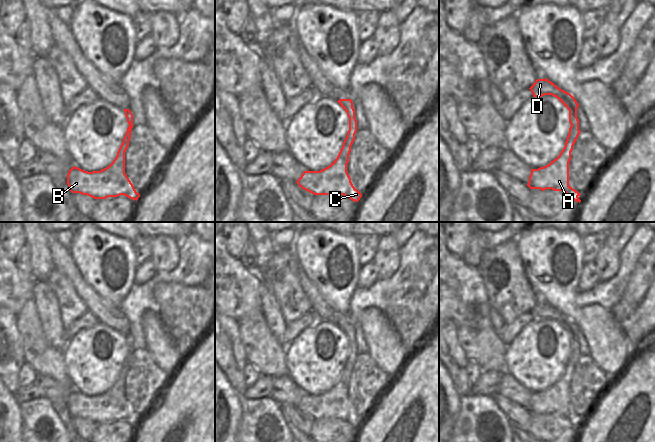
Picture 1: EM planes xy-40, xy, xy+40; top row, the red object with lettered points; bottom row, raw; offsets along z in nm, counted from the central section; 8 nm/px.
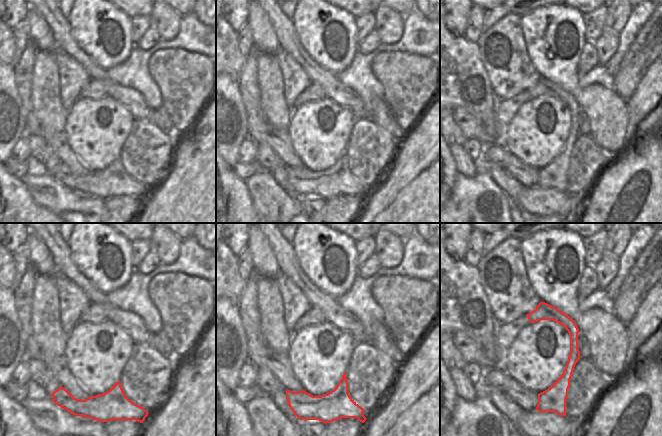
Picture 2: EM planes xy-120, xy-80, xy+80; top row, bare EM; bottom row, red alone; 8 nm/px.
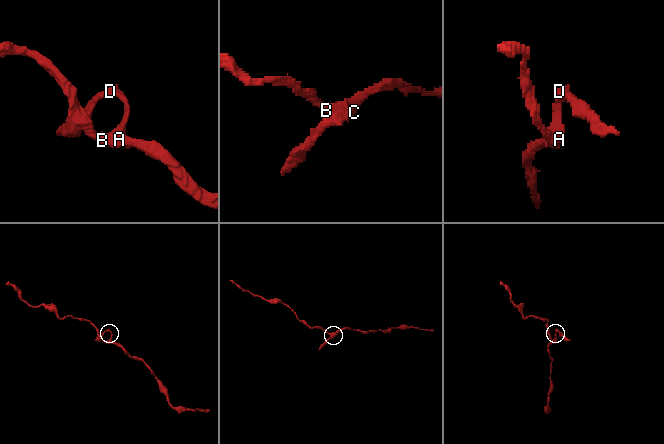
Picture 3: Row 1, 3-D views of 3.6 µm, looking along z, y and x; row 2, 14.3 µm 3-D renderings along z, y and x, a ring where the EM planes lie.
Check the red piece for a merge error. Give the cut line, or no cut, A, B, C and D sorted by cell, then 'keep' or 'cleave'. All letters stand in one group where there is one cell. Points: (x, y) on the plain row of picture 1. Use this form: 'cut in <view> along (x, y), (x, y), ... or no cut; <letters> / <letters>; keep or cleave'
no cut; A B C D; keep

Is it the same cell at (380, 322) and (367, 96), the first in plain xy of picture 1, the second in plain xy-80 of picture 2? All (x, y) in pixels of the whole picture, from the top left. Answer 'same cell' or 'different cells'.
different cells

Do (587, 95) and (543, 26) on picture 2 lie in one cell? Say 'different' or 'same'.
same

